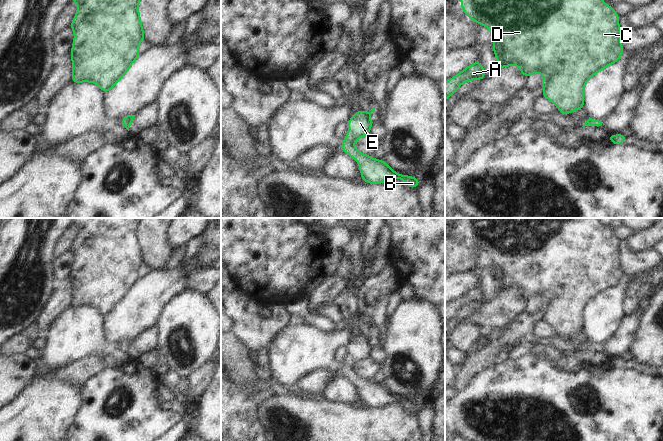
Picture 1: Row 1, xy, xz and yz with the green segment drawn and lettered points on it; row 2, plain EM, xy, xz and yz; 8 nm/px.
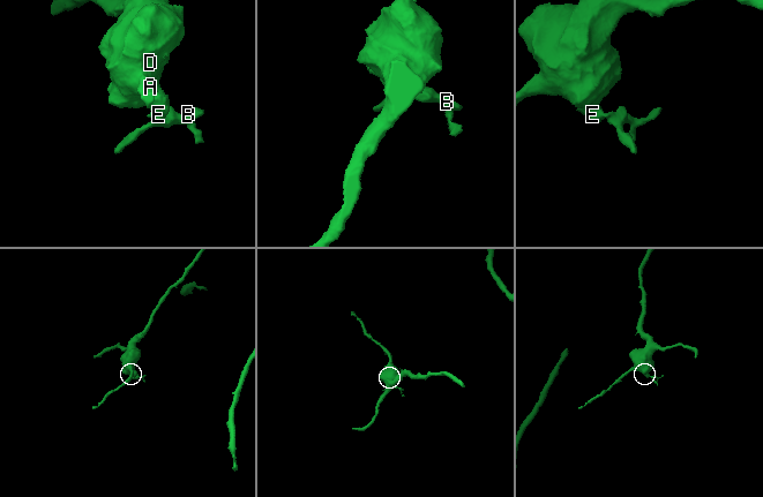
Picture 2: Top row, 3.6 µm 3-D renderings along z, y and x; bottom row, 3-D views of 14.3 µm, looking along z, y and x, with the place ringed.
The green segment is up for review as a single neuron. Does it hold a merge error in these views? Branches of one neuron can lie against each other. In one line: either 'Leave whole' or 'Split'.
Leave whole.

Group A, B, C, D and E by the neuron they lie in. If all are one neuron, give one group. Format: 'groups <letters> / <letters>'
groups A B C D E

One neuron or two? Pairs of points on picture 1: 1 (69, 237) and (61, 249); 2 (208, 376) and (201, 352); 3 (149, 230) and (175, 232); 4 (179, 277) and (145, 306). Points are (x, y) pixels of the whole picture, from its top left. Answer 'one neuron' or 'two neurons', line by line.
1: one neuron
2: two neurons
3: two neurons
4: one neuron

